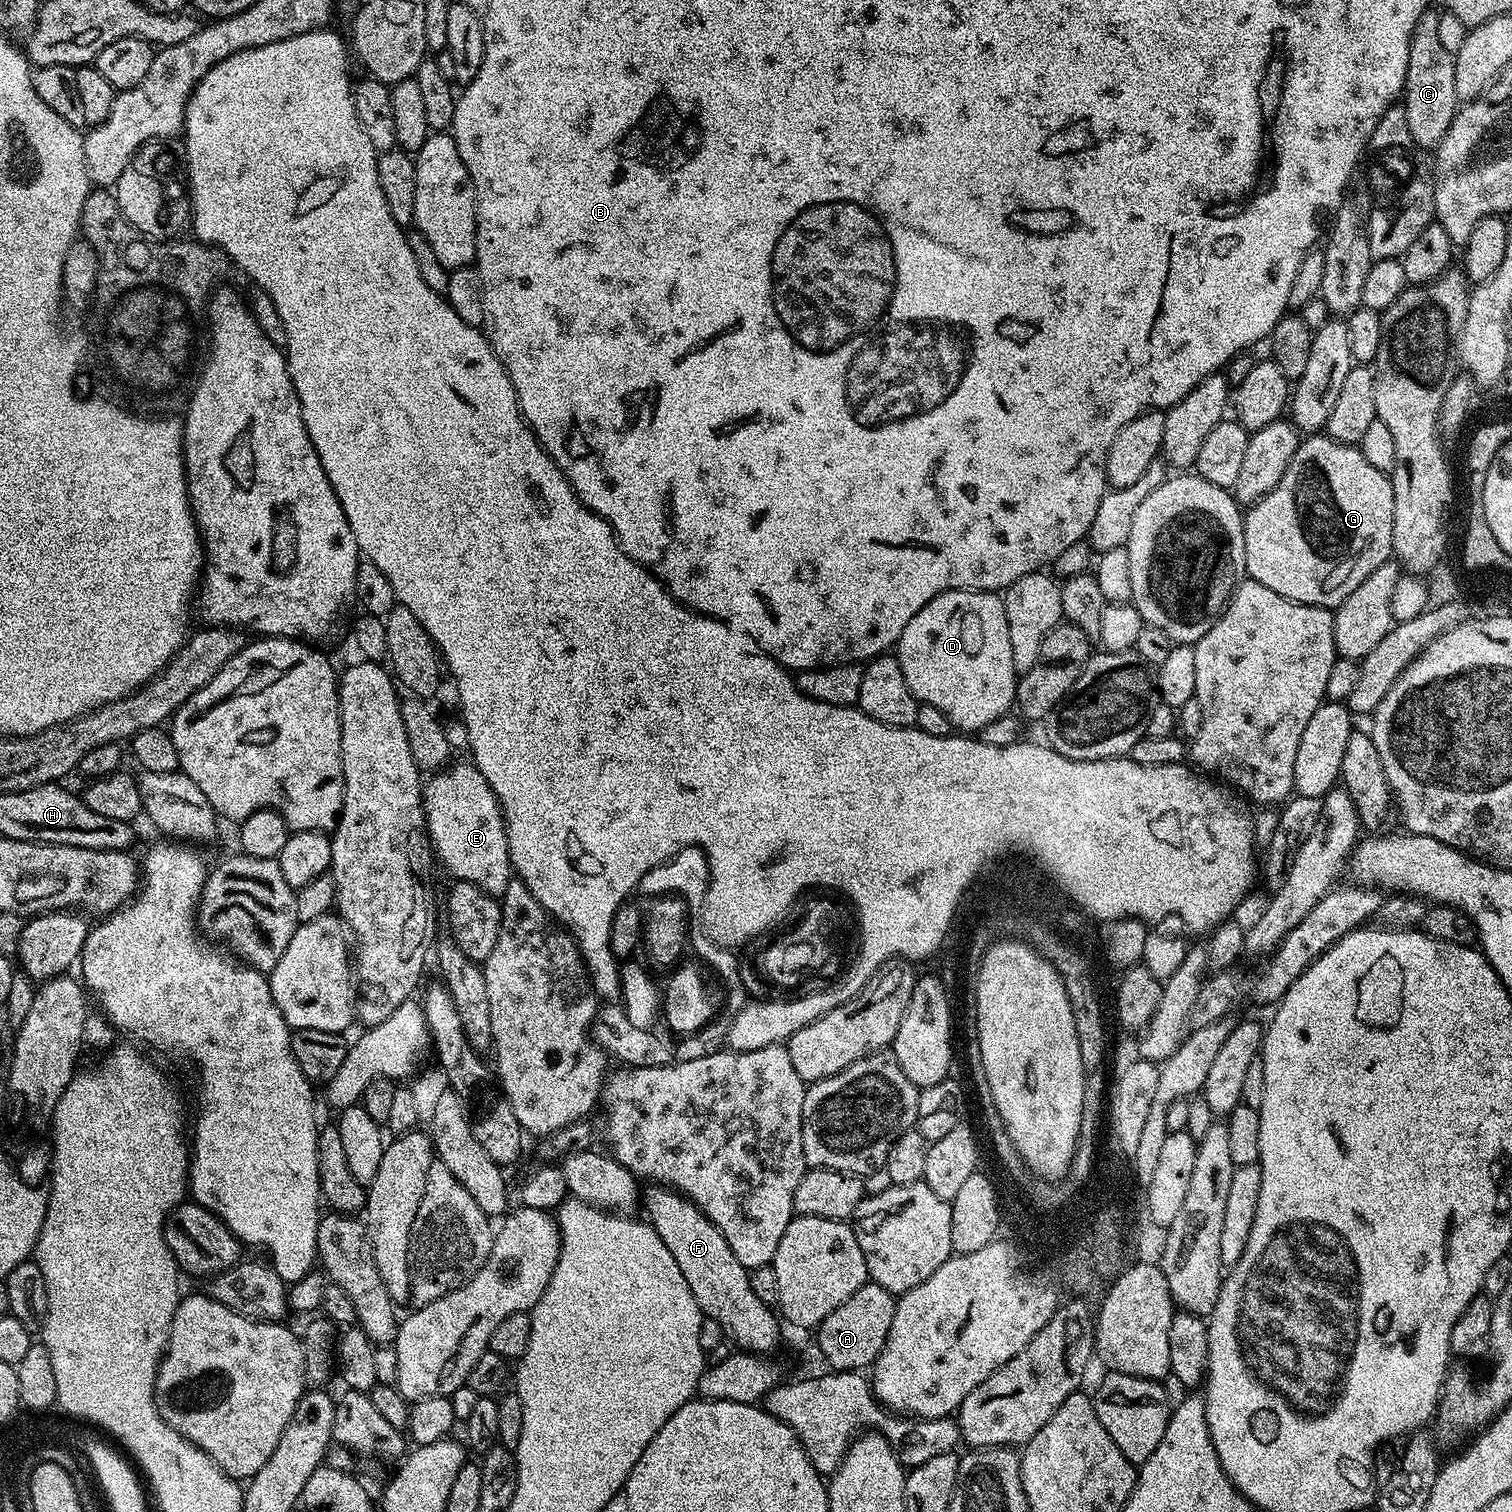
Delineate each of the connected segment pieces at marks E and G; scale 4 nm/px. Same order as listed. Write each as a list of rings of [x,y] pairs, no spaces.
[[[456,763],[429,775],[423,785],[424,822],[430,847],[438,864],[452,875],[453,881],[465,880],[499,898],[514,878],[500,800],[475,764]]]
[[[1312,434],[1301,439],[1298,450],[1294,454],[1294,458],[1290,458],[1290,466],[1286,466],[1286,474],[1282,474],[1278,486],[1274,486],[1274,490],[1266,493],[1258,503],[1251,505],[1243,513],[1243,517],[1244,572],[1251,579],[1262,582],[1262,586],[1270,586],[1270,590],[1274,590],[1274,594],[1282,594],[1282,598],[1293,600],[1299,604],[1313,604],[1329,610],[1336,609],[1346,597],[1354,594],[1354,590],[1358,590],[1358,586],[1362,586],[1362,582],[1366,582],[1366,578],[1370,578],[1370,574],[1374,574],[1374,570],[1378,570],[1378,566],[1389,563],[1392,556],[1394,490],[1389,473],[1370,466],[1370,462],[1366,462],[1366,458],[1360,453],[1359,447],[1351,444],[1339,444],[1338,441],[1330,439],[1326,434]]]

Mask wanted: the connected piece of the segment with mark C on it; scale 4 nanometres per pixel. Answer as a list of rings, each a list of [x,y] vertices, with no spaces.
[[[1429,10],[1418,18],[1414,34],[1410,38],[1410,54],[1406,62],[1406,82],[1402,103],[1406,110],[1406,123],[1410,126],[1410,138],[1420,150],[1434,150],[1446,138],[1450,122],[1454,122],[1458,107],[1458,90],[1454,90],[1454,62],[1456,57],[1442,46],[1438,35],[1440,12]]]

